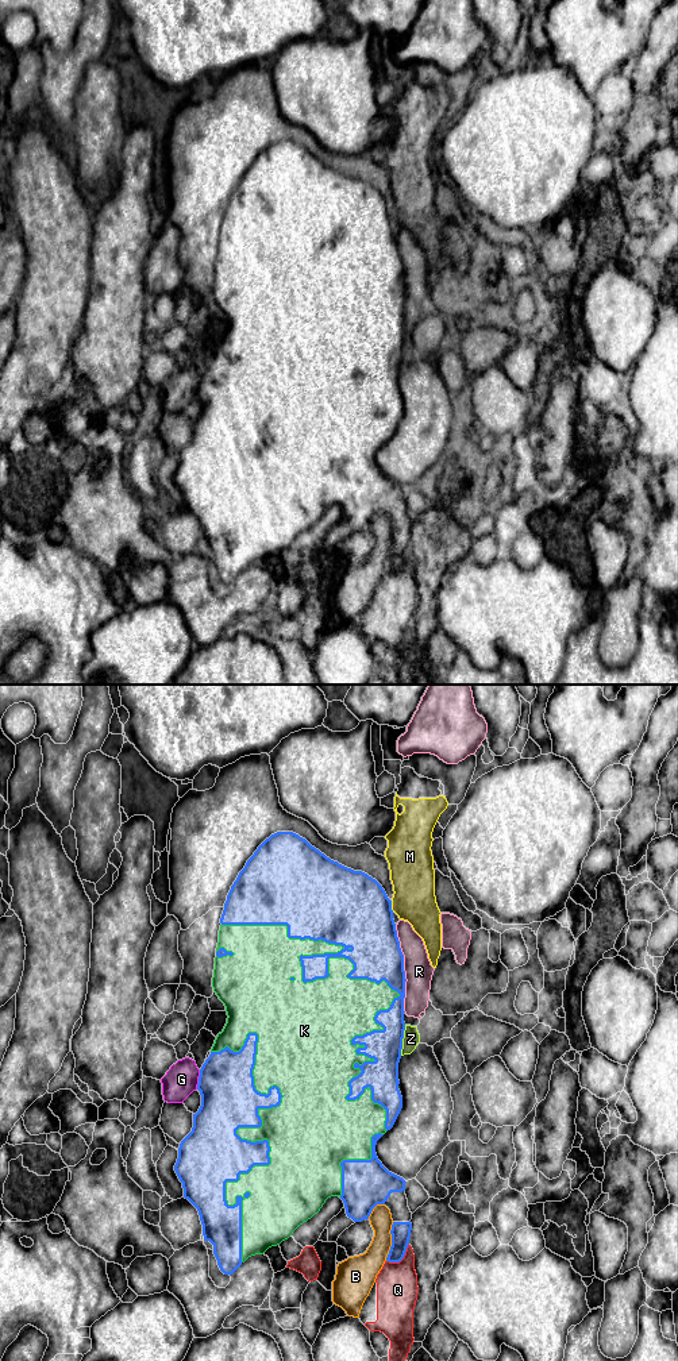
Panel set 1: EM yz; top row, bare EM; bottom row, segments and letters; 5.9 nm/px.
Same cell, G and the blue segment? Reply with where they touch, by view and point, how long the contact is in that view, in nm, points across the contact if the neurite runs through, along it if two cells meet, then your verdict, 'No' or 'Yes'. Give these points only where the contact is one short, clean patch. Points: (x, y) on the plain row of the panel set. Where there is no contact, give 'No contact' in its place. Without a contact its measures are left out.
Touches blue at yz (199, 388). Shared border 120 nm. Boundary: yz (200, 378), (196, 397). No

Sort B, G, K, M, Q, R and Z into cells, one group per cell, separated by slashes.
B / G / K / M / Q / R Z

